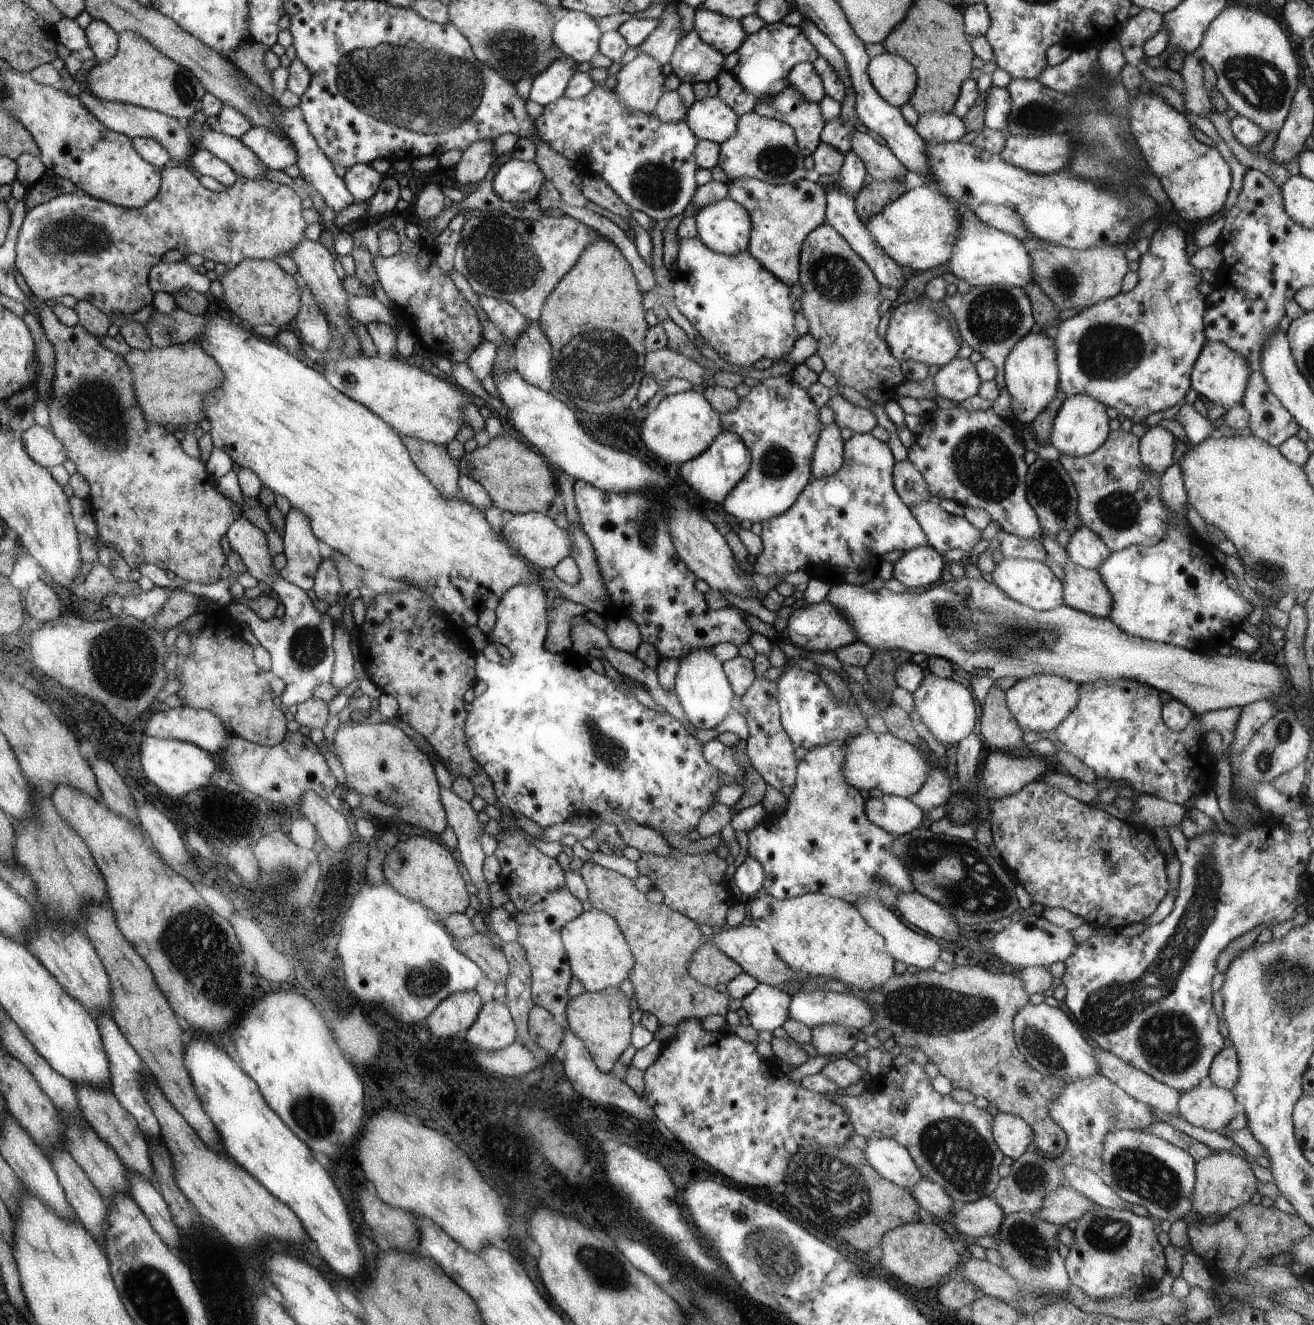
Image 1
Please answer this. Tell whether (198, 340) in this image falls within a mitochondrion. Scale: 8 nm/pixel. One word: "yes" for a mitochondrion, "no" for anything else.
no

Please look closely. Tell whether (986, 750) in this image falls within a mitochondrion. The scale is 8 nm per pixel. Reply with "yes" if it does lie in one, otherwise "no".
no

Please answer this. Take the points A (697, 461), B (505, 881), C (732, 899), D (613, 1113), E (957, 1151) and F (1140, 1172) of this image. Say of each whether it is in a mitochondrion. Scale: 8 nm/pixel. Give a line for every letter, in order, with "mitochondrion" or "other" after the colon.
A: other
B: other
C: other
D: other
E: mitochondrion
F: mitochondrion

